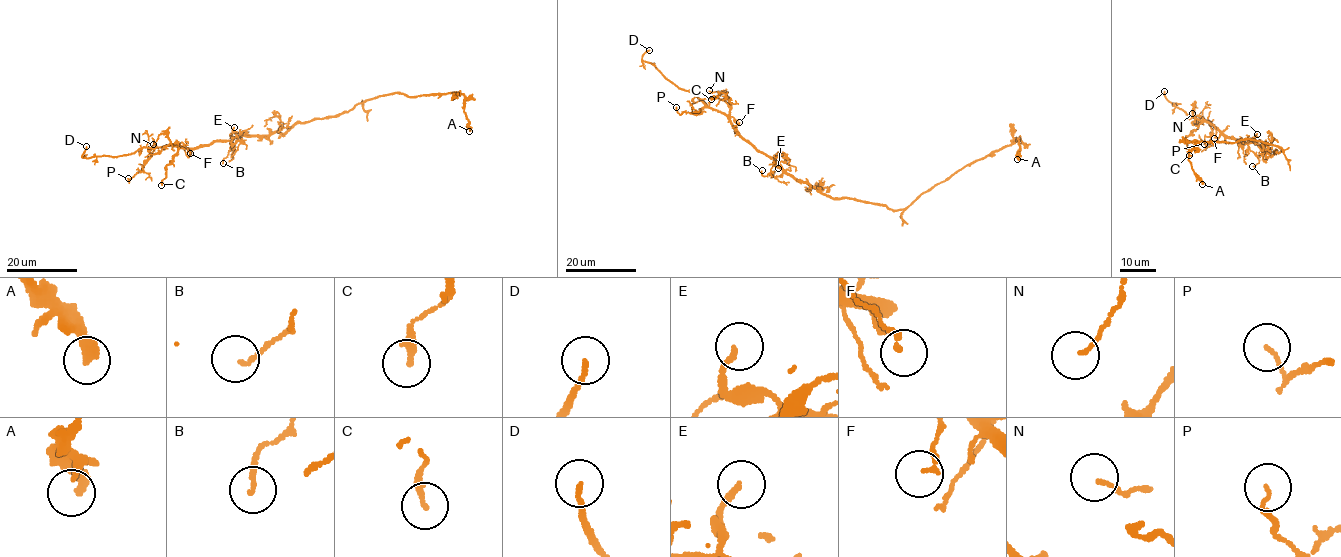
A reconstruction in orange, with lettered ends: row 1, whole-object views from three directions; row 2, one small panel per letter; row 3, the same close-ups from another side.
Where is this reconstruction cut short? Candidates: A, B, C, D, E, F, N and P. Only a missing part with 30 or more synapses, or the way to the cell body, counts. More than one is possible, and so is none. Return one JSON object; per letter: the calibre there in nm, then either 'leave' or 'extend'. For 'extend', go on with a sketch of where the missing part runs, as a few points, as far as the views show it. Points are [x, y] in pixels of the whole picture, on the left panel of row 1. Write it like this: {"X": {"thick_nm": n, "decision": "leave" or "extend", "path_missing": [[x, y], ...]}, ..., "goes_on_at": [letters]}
{"A": {"thick_nm": 320, "decision": "leave"}, "B": {"thick_nm": 110, "decision": "leave"}, "C": {"thick_nm": 220, "decision": "leave"}, "D": {"thick_nm": 140, "decision": "extend", "path_missing": [[86, 146], [88, 133], [82, 121], [74, 133], [52, 141], [9, 123]]}, "E": {"thick_nm": 170, "decision": "leave"}, "F": {"thick_nm": 150, "decision": "leave"}, "N": {"thick_nm": 110, "decision": "leave"}, "P": {"thick_nm": 90, "decision": "leave"}, "goes_on_at": ["D"]}

